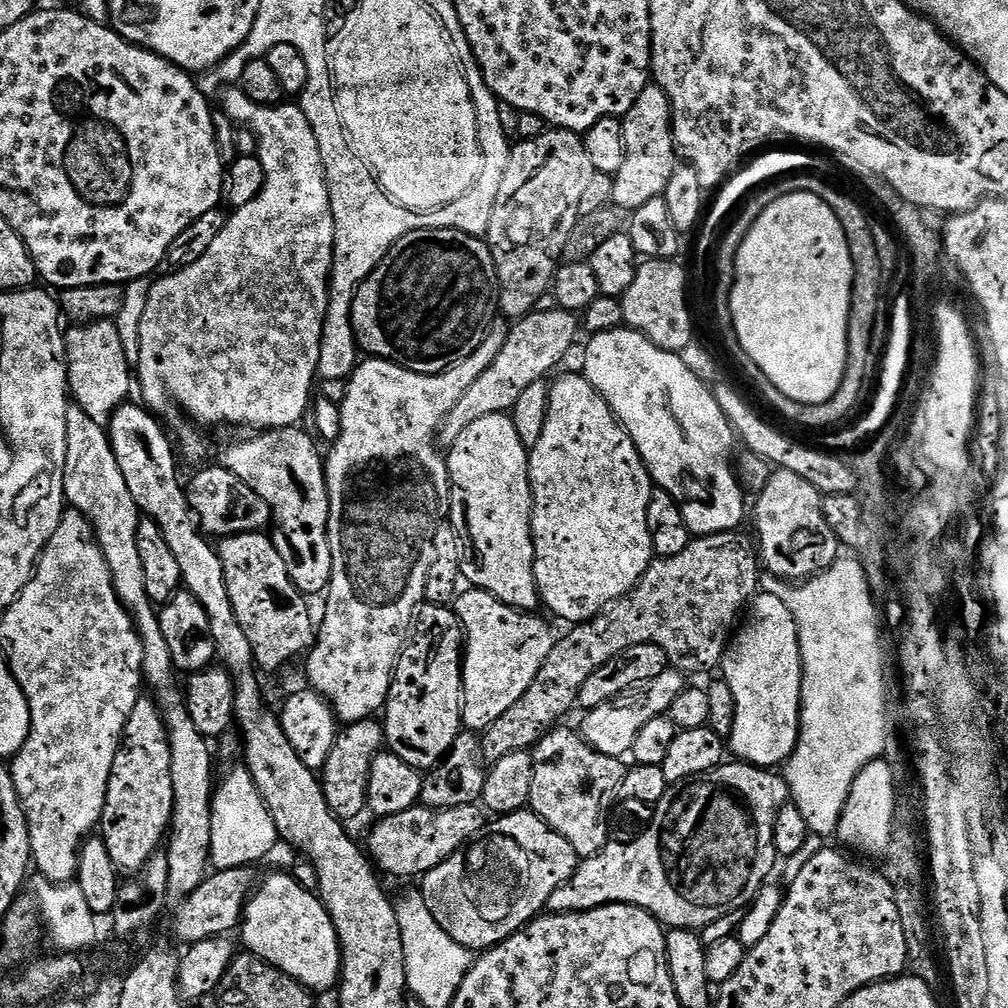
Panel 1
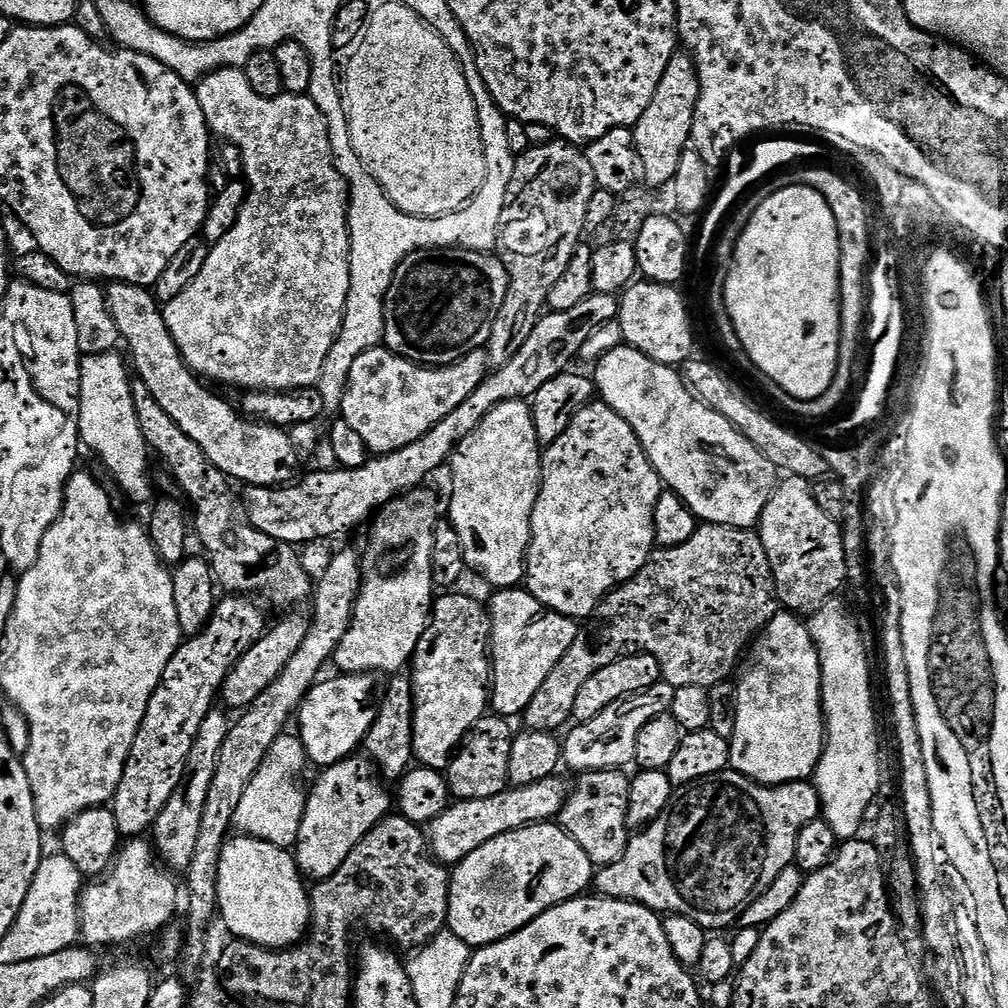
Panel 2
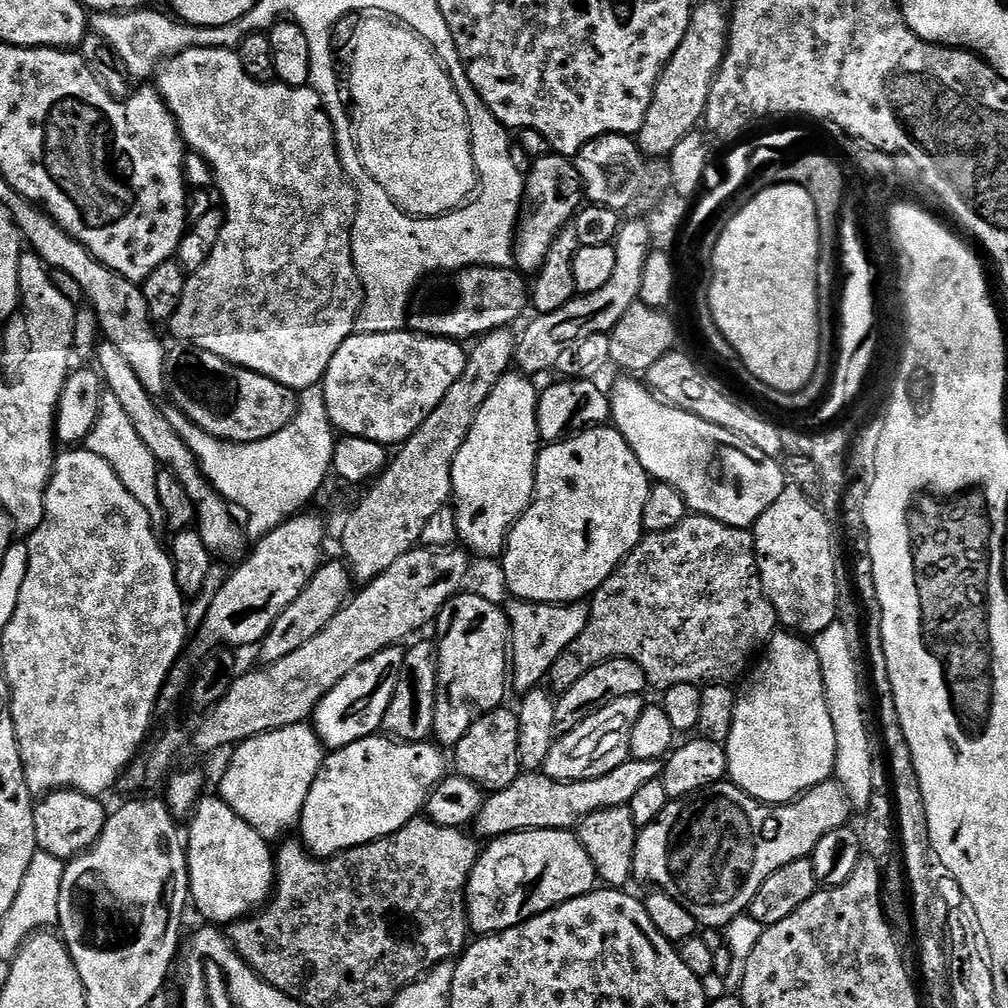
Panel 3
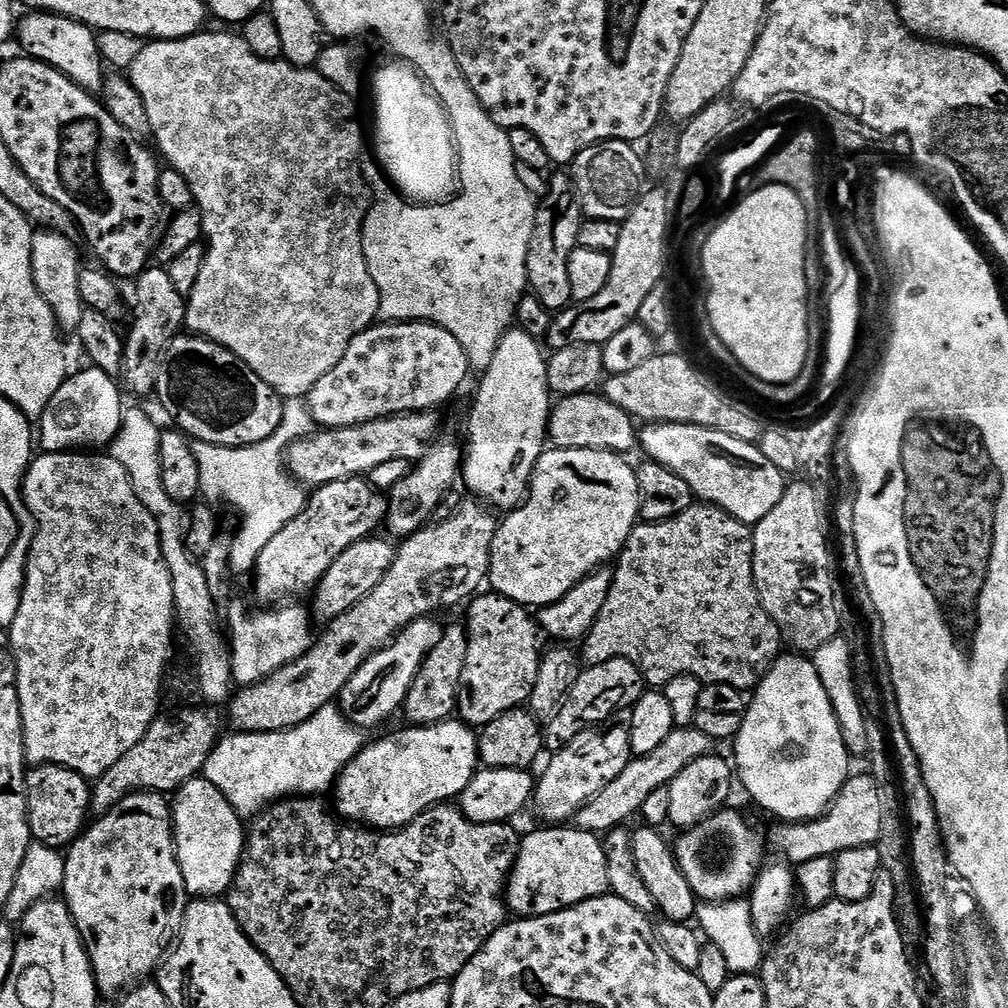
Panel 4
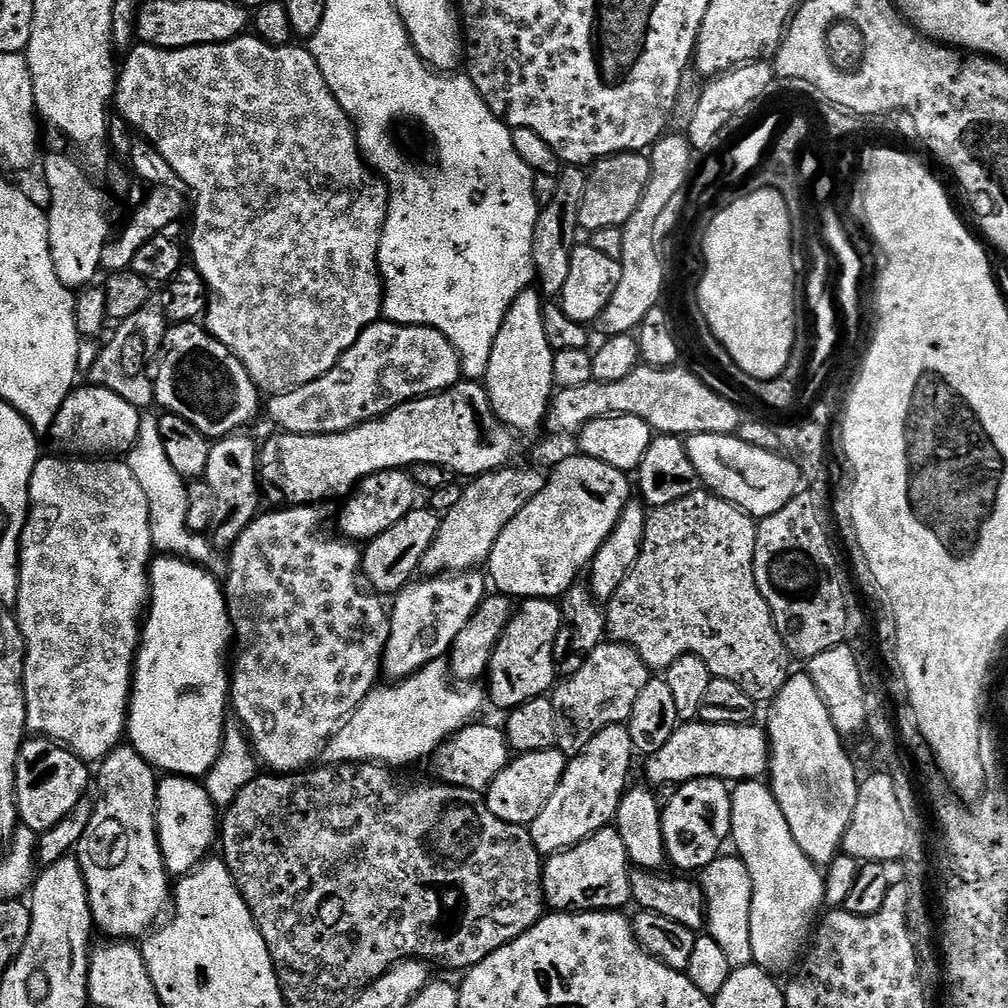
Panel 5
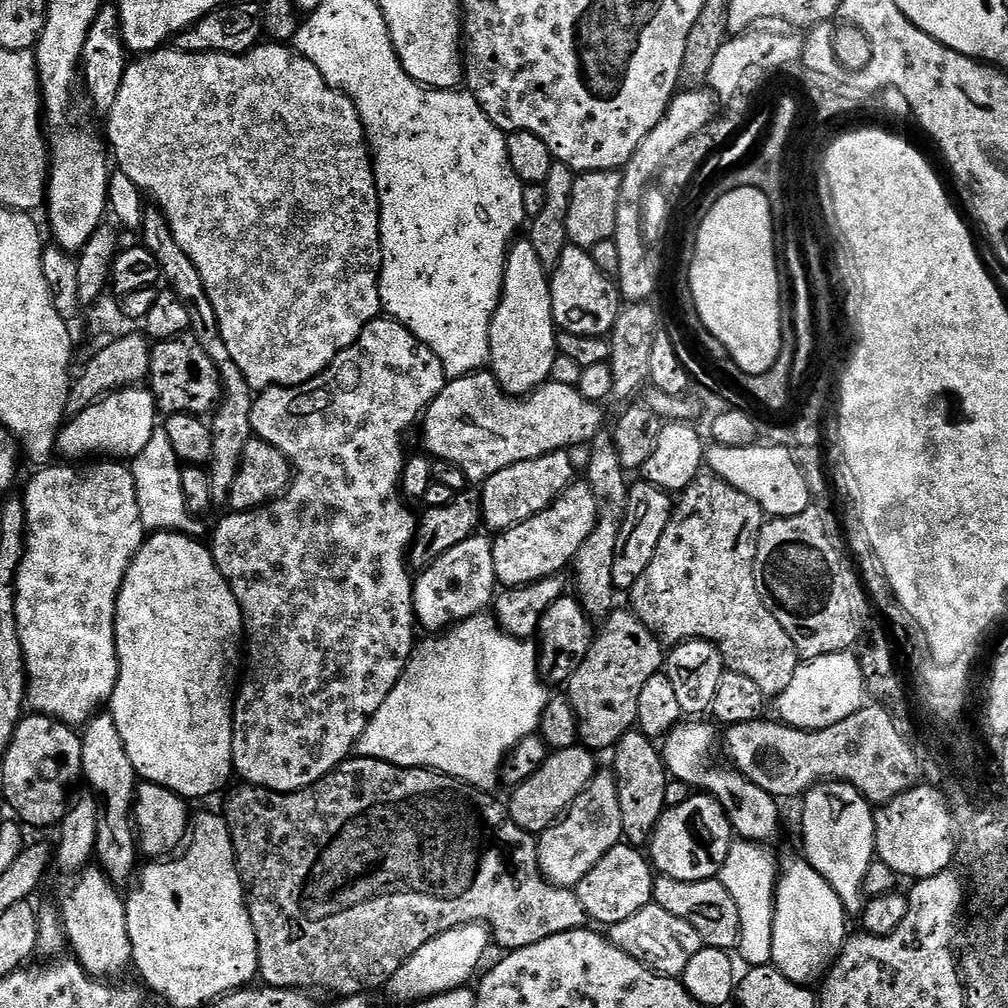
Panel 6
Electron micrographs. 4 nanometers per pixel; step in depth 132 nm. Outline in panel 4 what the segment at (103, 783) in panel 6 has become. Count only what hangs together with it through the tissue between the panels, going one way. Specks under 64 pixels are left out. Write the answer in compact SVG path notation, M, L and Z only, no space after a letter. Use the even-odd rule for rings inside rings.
M136 792L95 823L67 849L62 899L88 951L97 989L103 995L105 992L115 997L147 981L151 977L148 975L159 969L166 949L179 937L184 927L184 910L190 903L190 897L182 882L182 870L176 857L172 809L161 793Z

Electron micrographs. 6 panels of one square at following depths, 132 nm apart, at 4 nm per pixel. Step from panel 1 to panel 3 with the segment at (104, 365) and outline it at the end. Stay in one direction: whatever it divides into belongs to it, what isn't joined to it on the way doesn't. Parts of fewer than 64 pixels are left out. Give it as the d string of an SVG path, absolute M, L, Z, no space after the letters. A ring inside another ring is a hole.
M111 394L104 397L100 413L94 422L94 430L90 430L88 435L86 447L88 451L98 454L98 458L106 458L106 462L110 462L122 486L126 486L126 490L130 490L130 494L134 494L134 498L138 498L138 502L146 506L153 525L160 526L165 523L164 511L158 502L158 478L156 477L158 465L154 454L146 450L146 442L138 438L138 430L134 429L133 422L126 415L126 410L122 410L118 398L114 398Z

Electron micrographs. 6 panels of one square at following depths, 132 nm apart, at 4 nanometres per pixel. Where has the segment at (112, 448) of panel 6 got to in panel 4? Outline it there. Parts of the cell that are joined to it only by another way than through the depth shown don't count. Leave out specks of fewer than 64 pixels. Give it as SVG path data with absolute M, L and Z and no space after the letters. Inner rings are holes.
M84 366L81 372L73 371L62 386L58 386L58 394L50 398L46 410L38 418L39 447L41 444L44 452L107 449L123 426L126 403L120 392L121 385L102 370Z

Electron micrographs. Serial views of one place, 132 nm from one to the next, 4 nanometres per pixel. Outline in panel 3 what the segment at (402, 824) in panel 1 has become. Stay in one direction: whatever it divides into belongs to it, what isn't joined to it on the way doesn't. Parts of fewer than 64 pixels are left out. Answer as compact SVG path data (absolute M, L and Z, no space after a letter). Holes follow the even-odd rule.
M633 760L622 762L610 774L602 774L589 780L551 780L550 777L532 770L521 774L509 788L493 792L485 799L482 810L476 815L474 828L481 837L495 838L511 832L529 832L532 828L575 829L591 812L607 808L628 806L634 794L646 782L661 779L662 764L659 760Z

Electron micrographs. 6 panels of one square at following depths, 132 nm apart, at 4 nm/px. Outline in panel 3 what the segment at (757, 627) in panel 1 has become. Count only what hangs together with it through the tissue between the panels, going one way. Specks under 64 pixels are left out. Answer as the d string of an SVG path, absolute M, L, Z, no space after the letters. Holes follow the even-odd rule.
M788 630L777 631L763 649L747 680L748 685L739 689L736 697L734 726L726 745L728 776L731 783L737 784L743 792L762 804L791 804L802 793L833 779L836 770L834 722L830 718L822 666L816 649L799 634Z

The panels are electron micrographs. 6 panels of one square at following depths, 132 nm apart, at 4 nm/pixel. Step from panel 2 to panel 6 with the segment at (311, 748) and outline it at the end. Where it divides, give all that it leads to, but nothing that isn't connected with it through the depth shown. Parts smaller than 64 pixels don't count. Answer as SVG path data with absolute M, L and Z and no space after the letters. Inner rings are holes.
M473 534L466 541L446 550L446 554L439 556L415 577L412 585L415 623L419 627L421 624L428 634L440 634L463 620L481 615L493 603L497 592L492 540Z

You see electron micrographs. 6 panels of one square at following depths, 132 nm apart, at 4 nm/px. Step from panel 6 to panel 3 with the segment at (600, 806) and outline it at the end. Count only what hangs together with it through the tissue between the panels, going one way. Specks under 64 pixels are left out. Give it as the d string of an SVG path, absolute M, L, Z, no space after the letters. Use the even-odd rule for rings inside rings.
M640 696L618 698L614 703L583 720L574 730L563 733L552 745L542 769L543 775L551 780L565 782L589 780L602 774L610 774L610 770L622 766L622 762L630 758L628 732L634 726L634 722L638 722L645 706L645 701Z

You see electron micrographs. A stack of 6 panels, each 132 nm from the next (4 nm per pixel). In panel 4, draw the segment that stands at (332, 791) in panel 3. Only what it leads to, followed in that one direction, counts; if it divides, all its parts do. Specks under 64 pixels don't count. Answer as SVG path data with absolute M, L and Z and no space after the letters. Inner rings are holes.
M449 718L428 727L408 726L406 728L405 732L396 732L393 736L384 736L381 740L374 741L373 744L372 741L365 743L364 749L340 771L334 785L334 793L336 792L336 808L334 804L334 812L341 821L351 822L356 826L367 826L373 830L405 828L410 821L418 818L426 809L435 808L437 804L455 801L462 794L462 790L466 790L466 786L470 786L470 782L476 777L476 773L481 767L481 762L478 754L478 742L476 741L477 733L469 725L459 718Z

